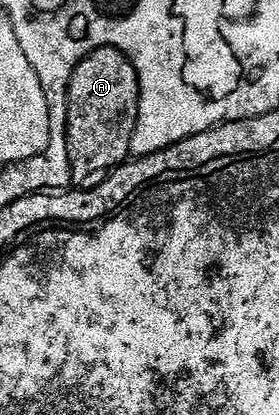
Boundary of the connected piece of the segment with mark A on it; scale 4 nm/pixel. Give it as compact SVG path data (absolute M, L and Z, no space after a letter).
M91 49L71 71L67 85L67 152L70 186L99 187L132 158L131 138L139 116L139 78L122 49Z

